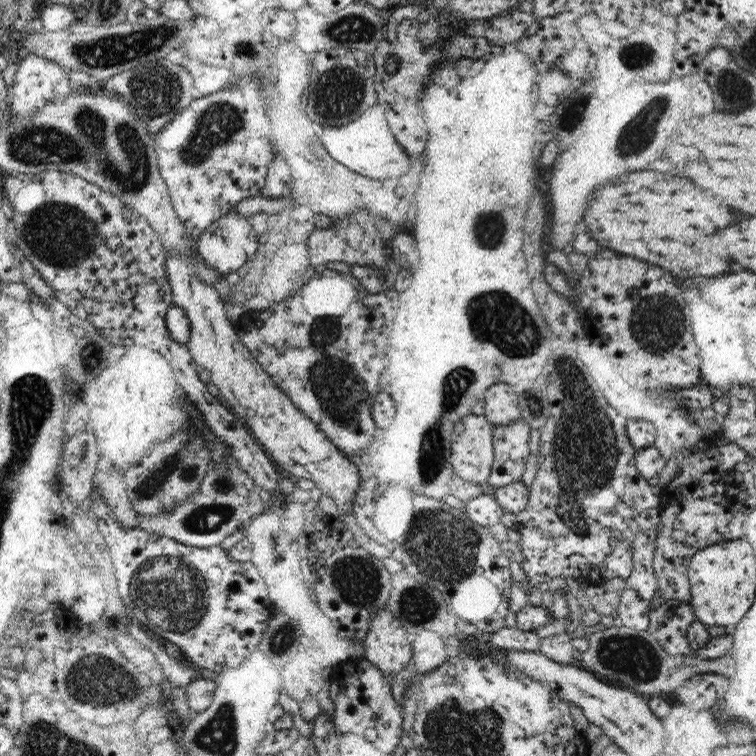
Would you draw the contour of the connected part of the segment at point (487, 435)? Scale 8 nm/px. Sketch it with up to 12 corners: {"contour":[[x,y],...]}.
{"contour":[[480,410],[452,433],[452,466],[461,483],[484,484],[494,436]]}

